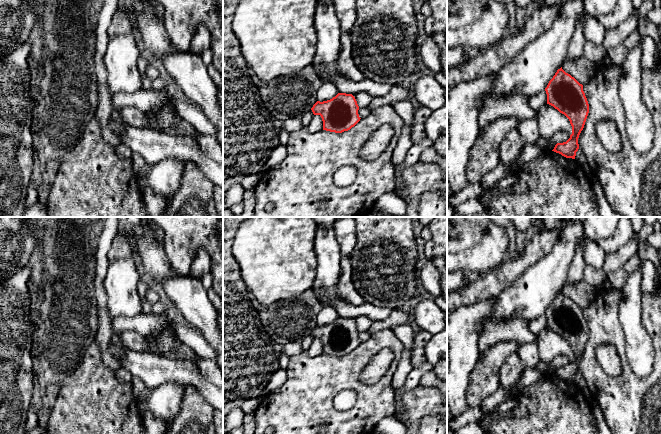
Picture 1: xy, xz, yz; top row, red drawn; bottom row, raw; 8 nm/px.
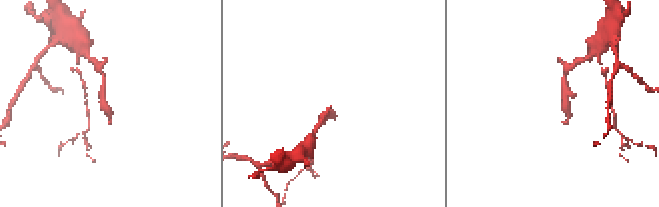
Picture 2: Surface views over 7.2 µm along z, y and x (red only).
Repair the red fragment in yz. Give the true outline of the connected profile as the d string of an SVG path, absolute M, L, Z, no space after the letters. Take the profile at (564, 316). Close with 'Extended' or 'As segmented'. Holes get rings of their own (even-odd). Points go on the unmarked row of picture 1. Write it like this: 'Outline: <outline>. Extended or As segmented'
Outline: M561 291L549 305L545 315L547 328L564 338L572 350L570 362L566 366L557 367L552 375L566 382L575 383L579 373L578 362L589 337L583 309Z. As segmented

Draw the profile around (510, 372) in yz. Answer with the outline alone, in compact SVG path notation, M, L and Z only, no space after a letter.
M518 353L510 355L498 373L500 386L506 389L514 387L526 368L527 366L523 363Z

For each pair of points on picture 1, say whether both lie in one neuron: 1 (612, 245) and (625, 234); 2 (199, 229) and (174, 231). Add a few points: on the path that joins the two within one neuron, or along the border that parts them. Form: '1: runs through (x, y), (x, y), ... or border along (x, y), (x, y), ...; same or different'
1: runs through (615, 242), (622, 235); same
2: runs through (193, 229), (180, 231); same

